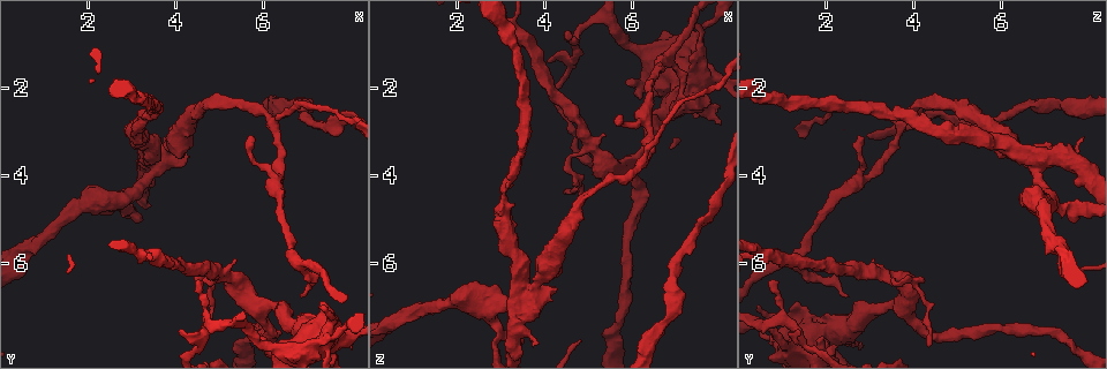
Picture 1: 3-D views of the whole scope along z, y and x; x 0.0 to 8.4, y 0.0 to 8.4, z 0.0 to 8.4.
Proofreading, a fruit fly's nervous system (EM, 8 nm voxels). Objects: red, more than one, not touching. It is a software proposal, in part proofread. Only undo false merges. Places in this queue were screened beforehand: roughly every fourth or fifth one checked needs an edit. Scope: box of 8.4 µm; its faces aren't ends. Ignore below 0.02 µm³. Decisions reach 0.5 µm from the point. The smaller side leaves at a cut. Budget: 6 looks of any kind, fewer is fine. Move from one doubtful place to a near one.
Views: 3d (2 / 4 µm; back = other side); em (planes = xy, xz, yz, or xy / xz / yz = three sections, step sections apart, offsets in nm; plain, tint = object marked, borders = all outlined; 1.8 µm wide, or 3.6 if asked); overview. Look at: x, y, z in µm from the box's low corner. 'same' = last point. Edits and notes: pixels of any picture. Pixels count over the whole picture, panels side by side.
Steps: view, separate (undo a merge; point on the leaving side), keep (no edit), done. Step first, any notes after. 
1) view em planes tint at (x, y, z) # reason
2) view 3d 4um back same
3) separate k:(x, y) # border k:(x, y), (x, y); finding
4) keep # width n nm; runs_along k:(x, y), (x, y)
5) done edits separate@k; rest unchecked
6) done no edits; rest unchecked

view em planes tint at (5.20, 6.35, 3.45) # a fork

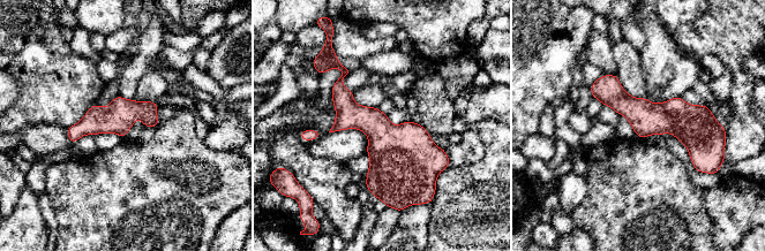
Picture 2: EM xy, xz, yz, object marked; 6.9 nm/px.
keep # continuous, no second neuron

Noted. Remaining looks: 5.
view 3d 4um at (3.50, 3.85, 6.75) # four-way junction

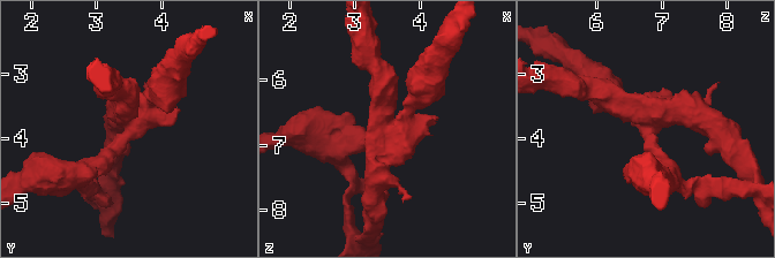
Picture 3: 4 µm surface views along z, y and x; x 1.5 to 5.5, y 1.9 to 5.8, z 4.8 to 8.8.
view em yz step 8 tint at (3.55, 3.95, 6.80) # now the EM

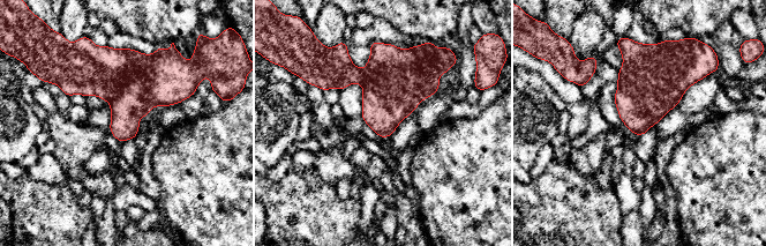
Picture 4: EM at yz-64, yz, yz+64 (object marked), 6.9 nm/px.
separate 4:(100, 71) # a second neuron is stuck on

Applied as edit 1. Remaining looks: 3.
done edits separate@4; rest unchecked

